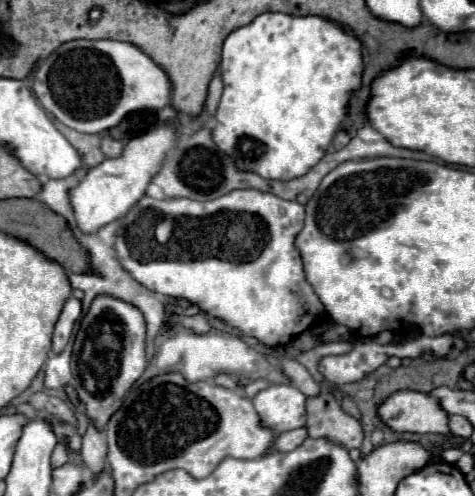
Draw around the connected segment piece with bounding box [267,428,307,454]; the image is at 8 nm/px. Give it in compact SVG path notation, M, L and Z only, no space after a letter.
M297 428L297 430L293 430L293 432L283 432L283 434L279 434L279 436L273 440L273 446L267 450L267 454L269 454L269 452L291 452L291 450L297 448L305 438L307 438L305 428Z

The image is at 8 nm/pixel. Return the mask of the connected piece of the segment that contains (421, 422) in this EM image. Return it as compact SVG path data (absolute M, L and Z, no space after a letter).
M401 390L377 408L377 416L395 432L449 434L449 414L429 394Z

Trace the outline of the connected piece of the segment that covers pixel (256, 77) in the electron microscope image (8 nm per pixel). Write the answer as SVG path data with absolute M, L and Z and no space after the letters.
M265 12L253 18L247 26L235 28L225 44L223 44L223 58L221 58L221 76L223 76L223 94L221 102L217 108L217 126L213 128L213 142L221 152L233 156L237 168L241 170L253 170L259 176L265 176L269 180L293 180L297 176L307 174L325 154L325 146L329 146L333 134L339 130L339 124L347 118L349 114L349 98L353 92L361 88L361 78L363 78L363 46L361 40L353 34L349 26L343 26L335 20L323 18L323 16L291 16L283 12Z

